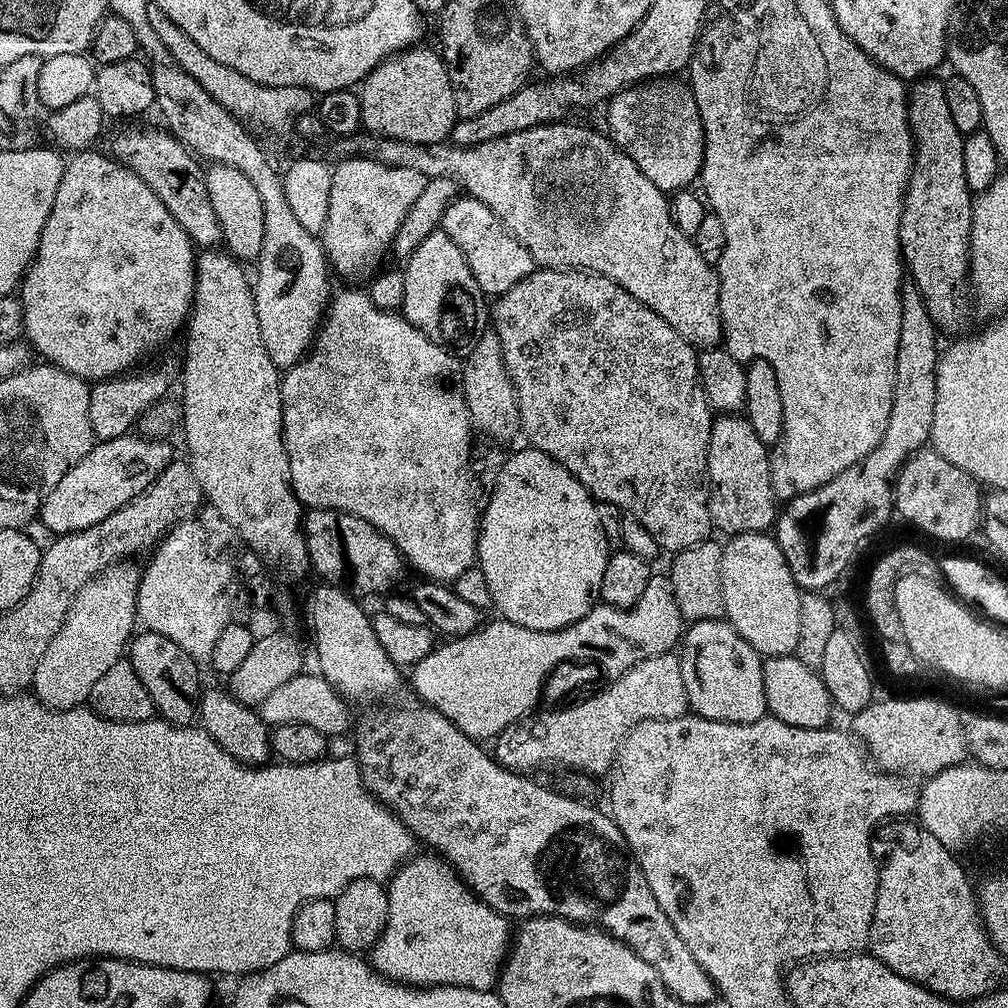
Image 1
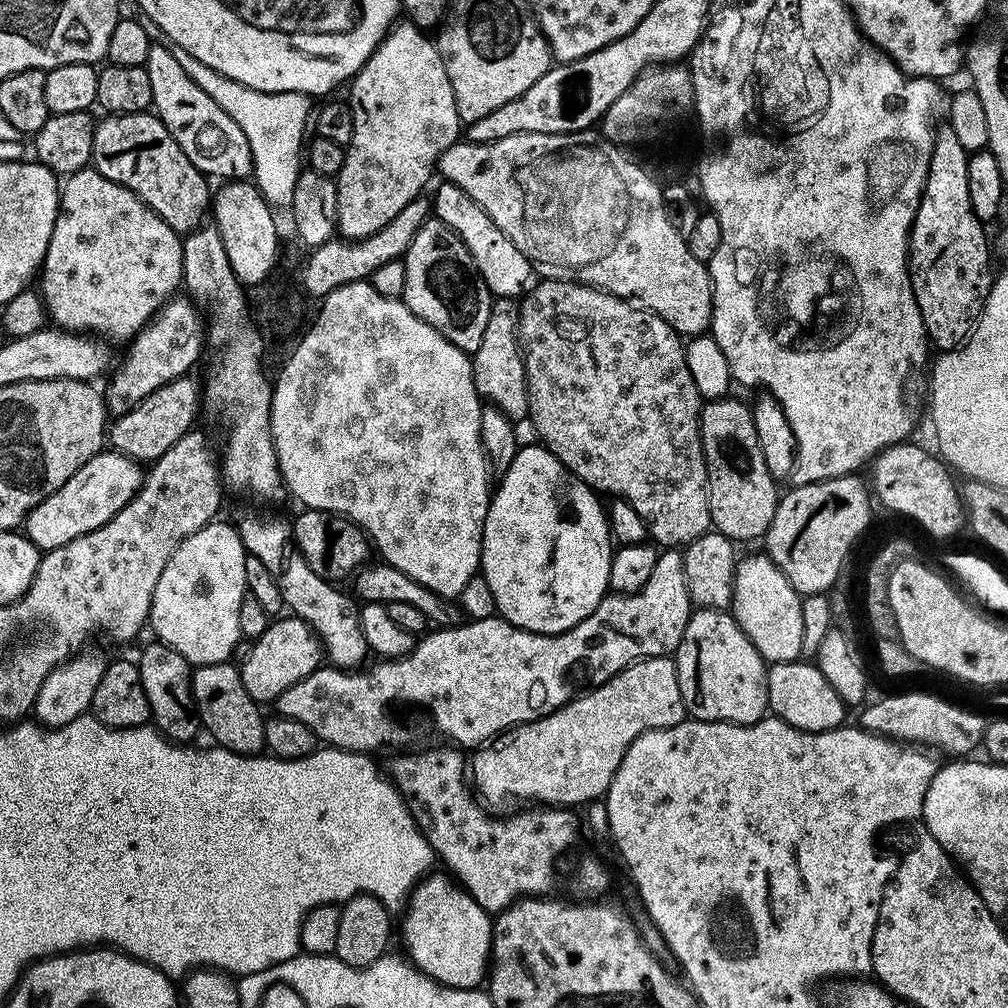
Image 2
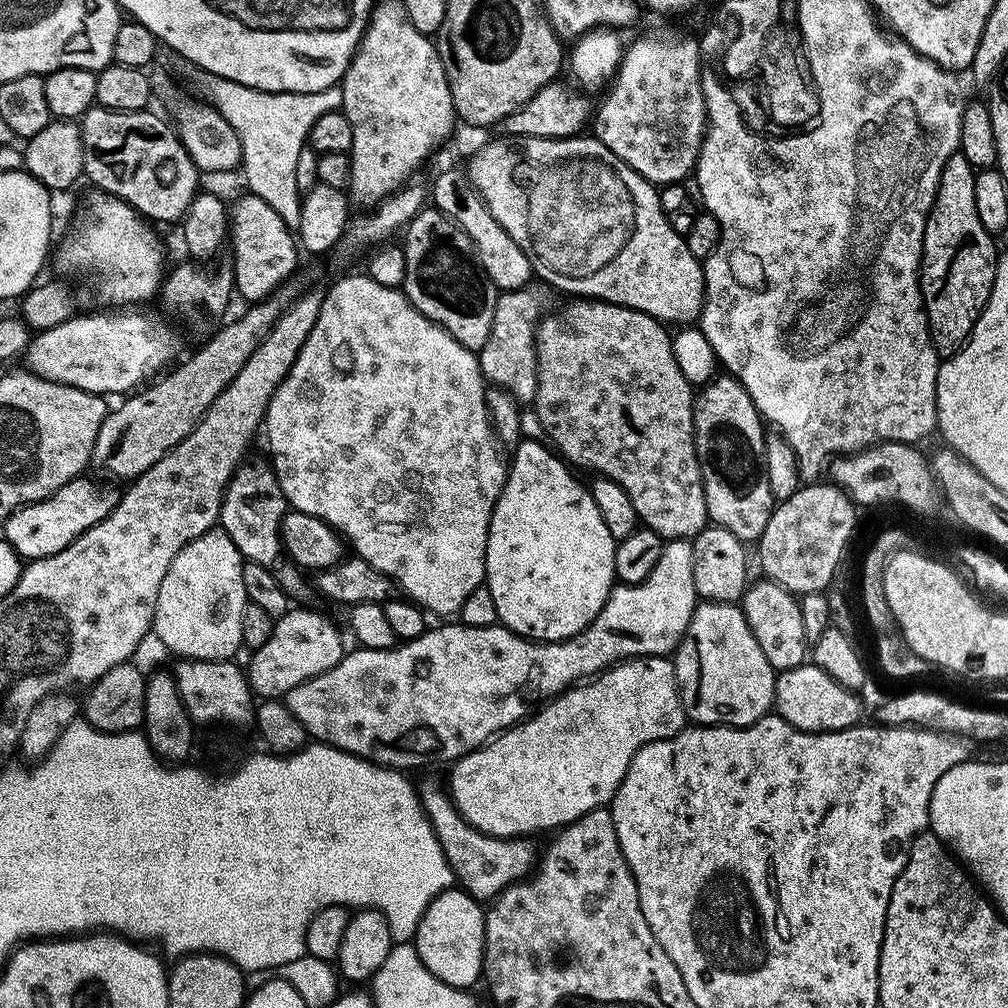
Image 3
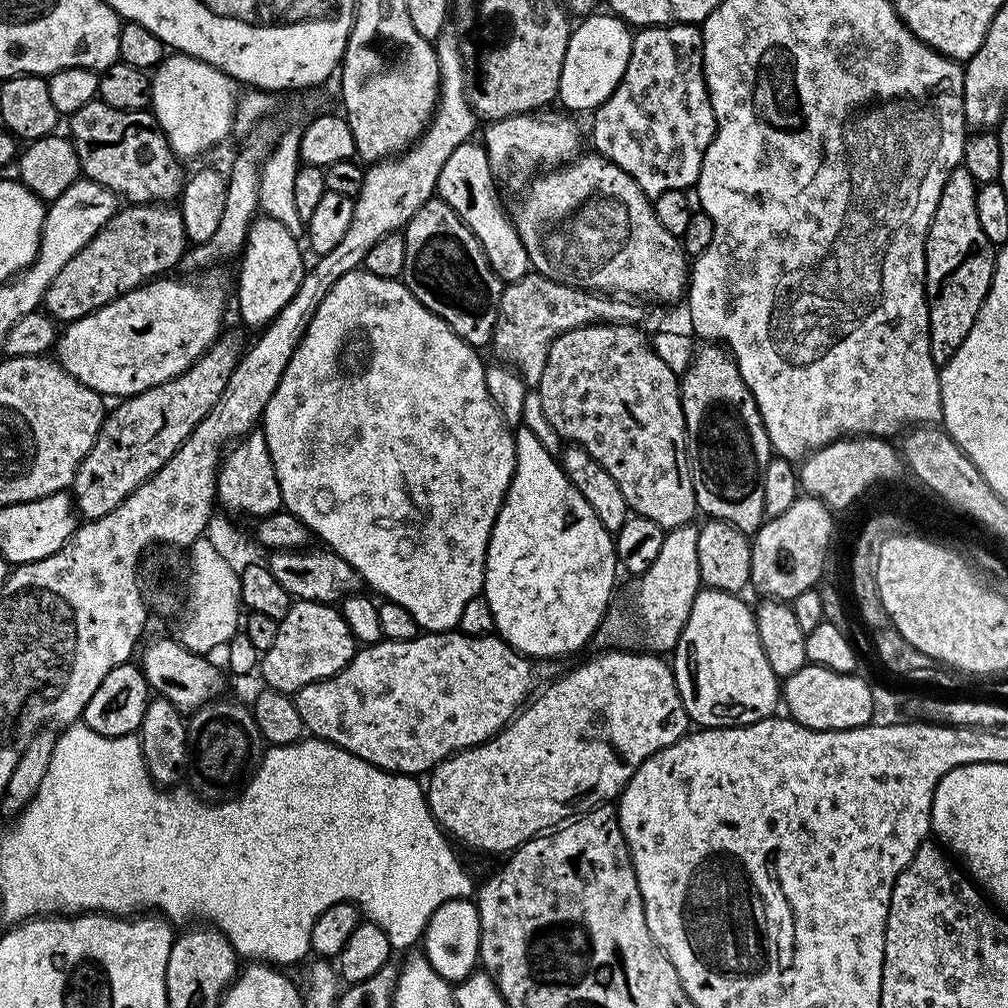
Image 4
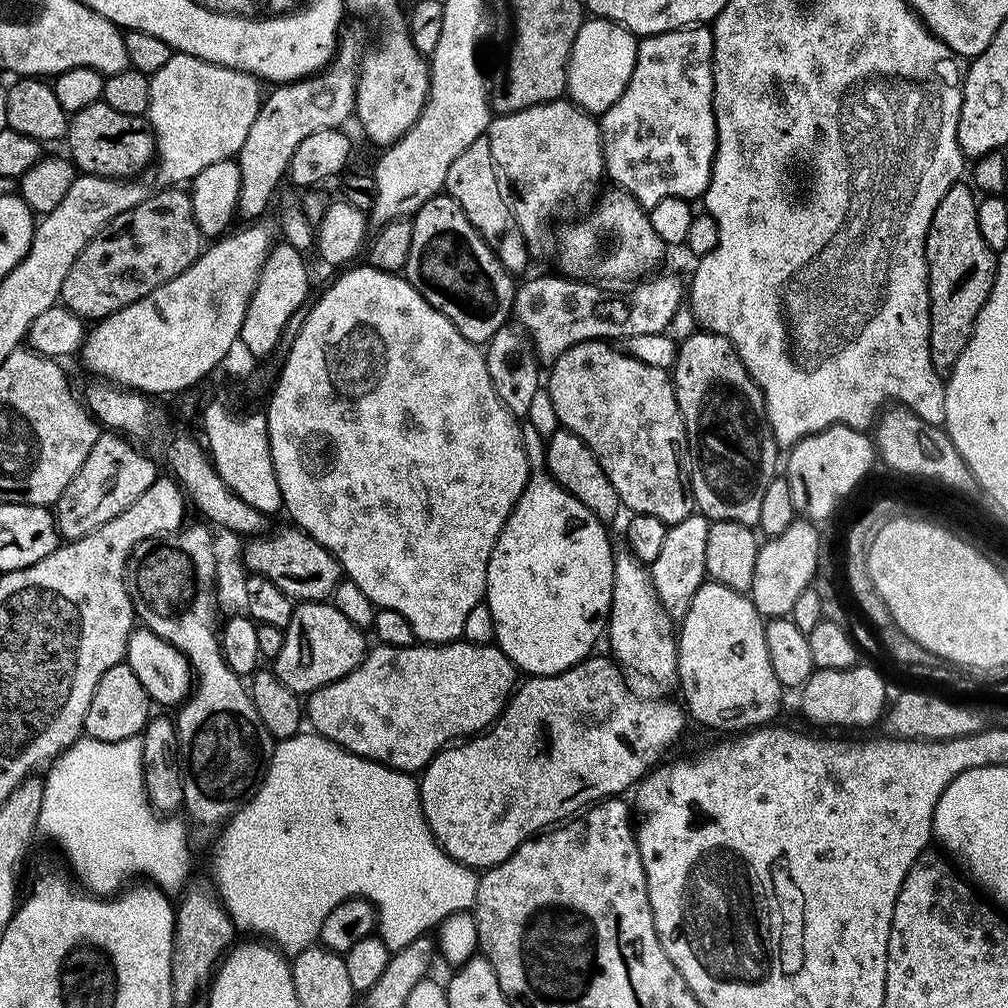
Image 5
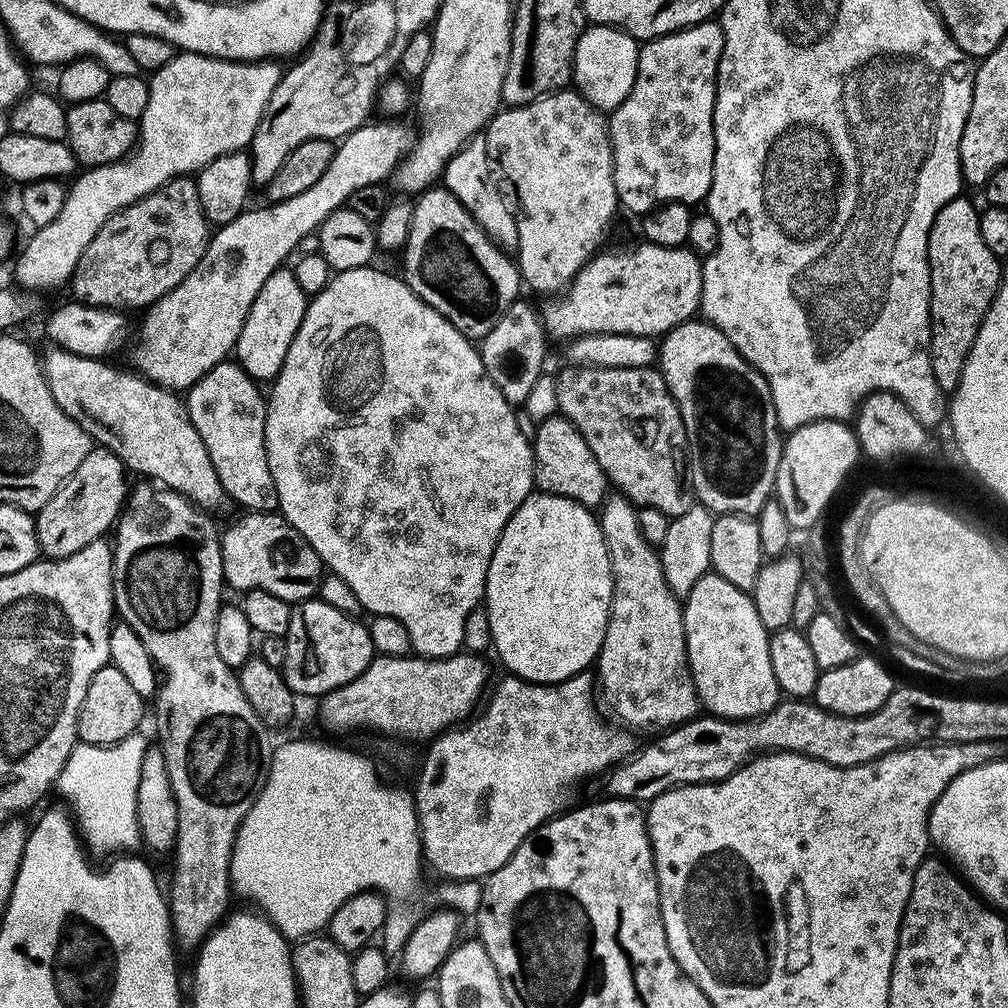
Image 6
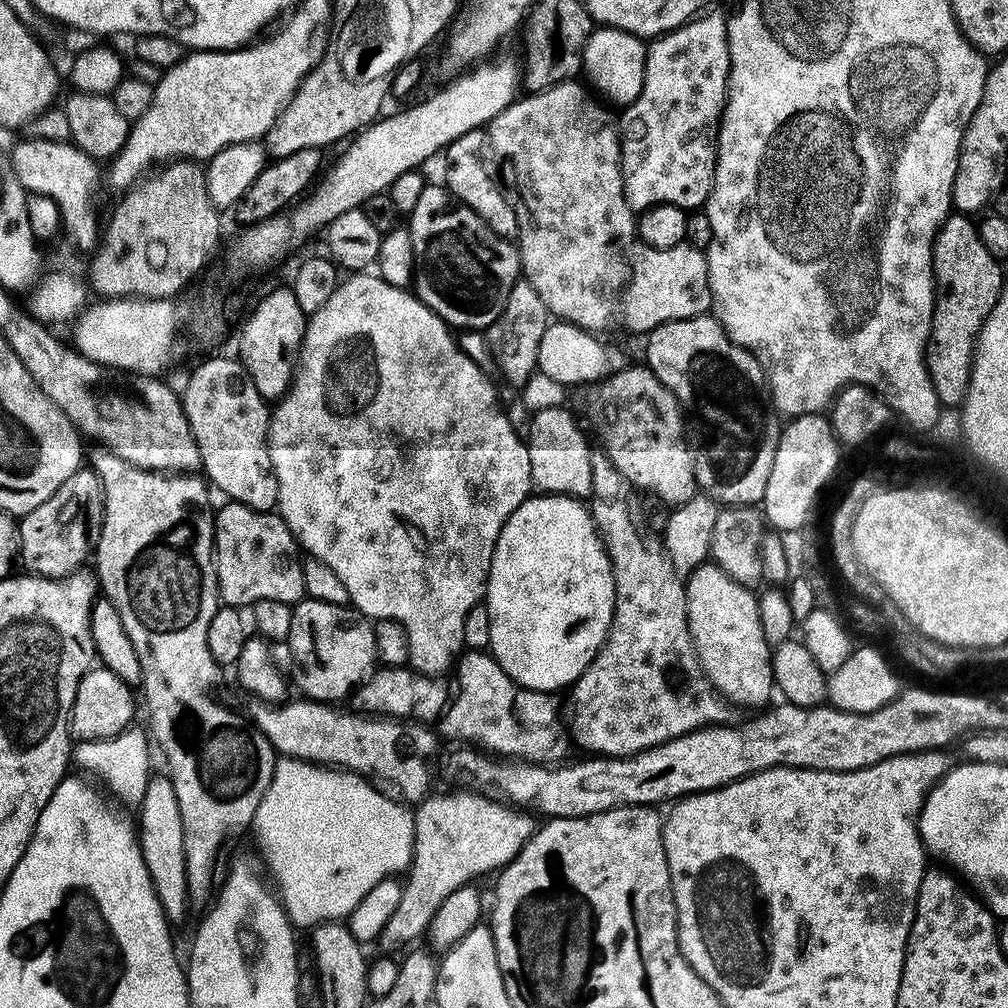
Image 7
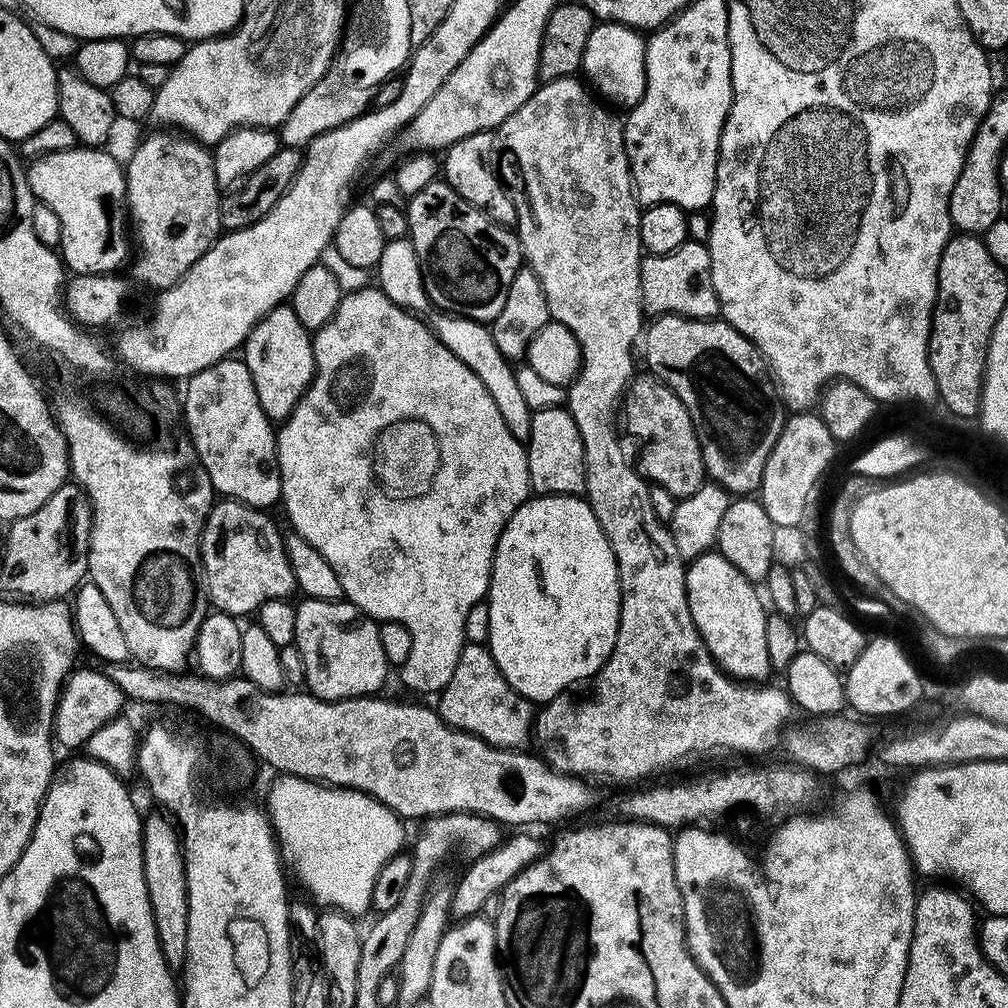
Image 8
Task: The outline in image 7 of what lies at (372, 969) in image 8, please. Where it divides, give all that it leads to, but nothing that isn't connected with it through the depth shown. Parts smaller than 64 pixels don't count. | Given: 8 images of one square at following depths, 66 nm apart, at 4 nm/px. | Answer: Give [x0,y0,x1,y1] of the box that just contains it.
[378,790,534,950]

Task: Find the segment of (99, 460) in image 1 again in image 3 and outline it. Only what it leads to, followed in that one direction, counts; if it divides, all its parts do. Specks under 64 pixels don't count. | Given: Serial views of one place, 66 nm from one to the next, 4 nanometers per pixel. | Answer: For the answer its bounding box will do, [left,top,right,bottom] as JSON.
[2,479,117,562]

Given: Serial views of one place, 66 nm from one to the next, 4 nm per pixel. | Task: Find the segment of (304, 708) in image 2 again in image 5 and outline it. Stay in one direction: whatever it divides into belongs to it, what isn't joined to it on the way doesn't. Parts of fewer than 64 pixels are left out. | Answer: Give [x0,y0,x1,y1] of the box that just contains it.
[306,514,709,774]

